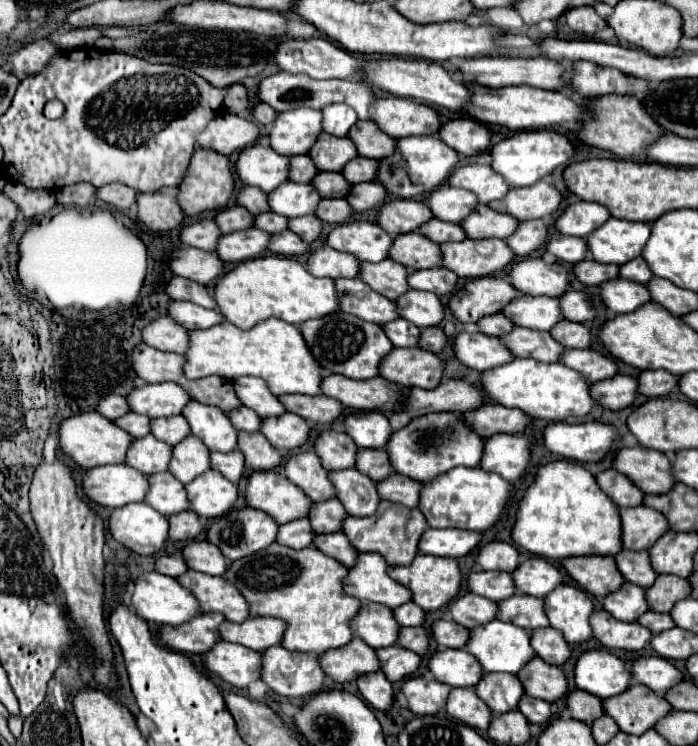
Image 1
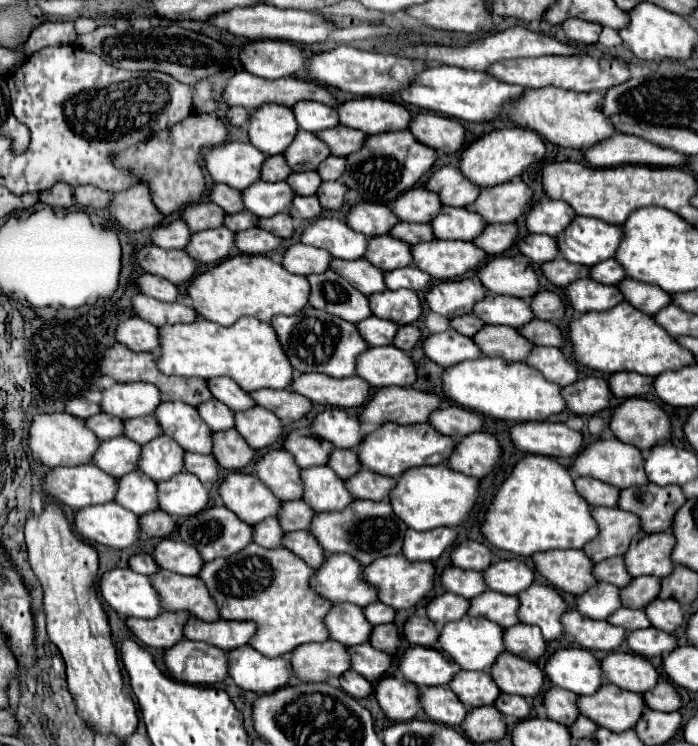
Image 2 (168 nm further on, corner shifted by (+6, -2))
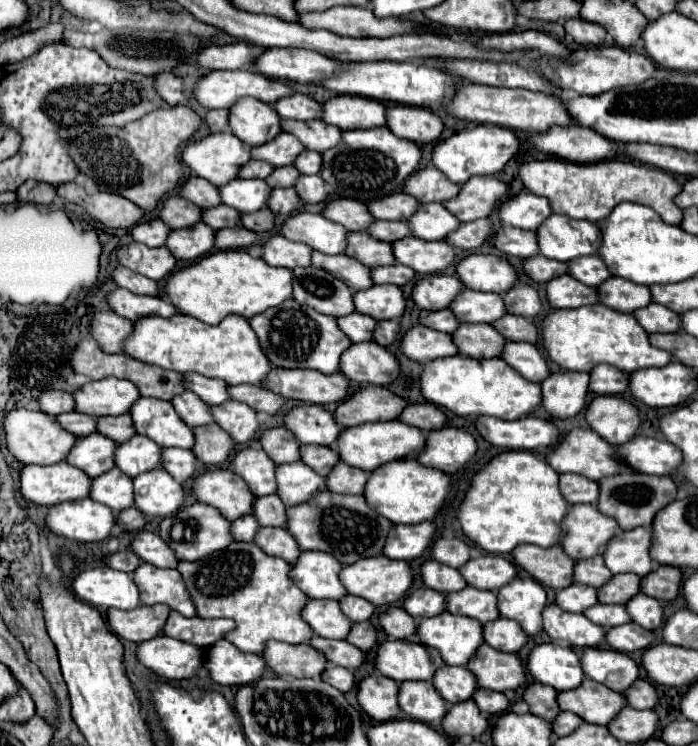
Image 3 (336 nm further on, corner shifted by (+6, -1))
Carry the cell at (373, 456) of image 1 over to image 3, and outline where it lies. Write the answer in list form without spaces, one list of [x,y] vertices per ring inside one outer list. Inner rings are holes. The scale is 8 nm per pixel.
[[[301,445],[301,461],[307,463],[313,471],[327,477],[327,473],[339,463],[339,453],[331,447],[309,447]]]

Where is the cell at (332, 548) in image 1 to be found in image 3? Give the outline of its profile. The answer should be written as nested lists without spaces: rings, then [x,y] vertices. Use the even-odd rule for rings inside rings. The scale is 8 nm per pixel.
[[[261,527],[255,543],[269,555],[283,557],[289,563],[295,563],[301,555],[299,543],[285,527]]]

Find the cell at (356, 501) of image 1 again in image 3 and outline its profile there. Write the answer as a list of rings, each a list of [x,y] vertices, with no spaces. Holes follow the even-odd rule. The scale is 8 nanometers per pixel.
[[[291,463],[291,465],[279,465],[277,467],[277,485],[281,499],[285,499],[285,505],[301,505],[317,497],[321,491],[327,491],[327,479],[315,473],[309,465]]]

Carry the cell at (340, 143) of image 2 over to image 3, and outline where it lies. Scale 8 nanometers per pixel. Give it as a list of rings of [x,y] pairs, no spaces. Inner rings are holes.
[[[321,119],[313,121],[281,121],[283,131],[289,131],[297,135],[297,139],[311,151],[327,151],[341,143],[341,129],[333,127],[329,123],[323,123]]]

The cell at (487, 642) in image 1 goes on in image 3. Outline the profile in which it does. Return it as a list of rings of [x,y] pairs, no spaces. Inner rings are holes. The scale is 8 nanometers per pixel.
[[[451,613],[421,619],[417,637],[425,647],[439,649],[445,665],[461,667],[465,667],[485,643],[483,625],[477,623],[477,619]]]

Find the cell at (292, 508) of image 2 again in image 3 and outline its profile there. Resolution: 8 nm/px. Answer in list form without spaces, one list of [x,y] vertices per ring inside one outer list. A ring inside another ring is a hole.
[[[279,495],[259,497],[253,505],[253,515],[261,527],[285,527],[287,525],[287,507]]]

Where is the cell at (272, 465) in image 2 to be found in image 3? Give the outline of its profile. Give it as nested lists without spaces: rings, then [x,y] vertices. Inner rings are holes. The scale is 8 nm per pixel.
[[[247,447],[243,451],[237,451],[237,455],[231,461],[231,467],[249,483],[257,497],[277,493],[277,465],[261,447]]]

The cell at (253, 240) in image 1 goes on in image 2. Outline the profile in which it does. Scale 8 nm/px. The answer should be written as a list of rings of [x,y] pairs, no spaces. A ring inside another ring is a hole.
[[[213,228],[205,232],[193,232],[193,240],[189,240],[189,256],[195,256],[199,264],[215,264],[225,260],[235,252],[233,232],[227,228]]]

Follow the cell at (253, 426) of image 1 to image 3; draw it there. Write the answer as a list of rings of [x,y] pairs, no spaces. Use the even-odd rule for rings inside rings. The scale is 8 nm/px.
[[[191,391],[177,395],[177,399],[173,399],[171,403],[173,403],[175,411],[181,415],[181,419],[185,419],[185,423],[189,423],[189,427],[201,427],[201,425],[213,423],[209,405],[205,401],[201,401],[201,397],[193,395]]]

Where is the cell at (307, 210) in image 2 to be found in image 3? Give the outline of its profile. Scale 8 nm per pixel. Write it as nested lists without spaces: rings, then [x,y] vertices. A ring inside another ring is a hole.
[[[273,189],[273,195],[269,197],[269,209],[279,215],[291,215],[303,205],[305,203],[297,197],[295,189]]]

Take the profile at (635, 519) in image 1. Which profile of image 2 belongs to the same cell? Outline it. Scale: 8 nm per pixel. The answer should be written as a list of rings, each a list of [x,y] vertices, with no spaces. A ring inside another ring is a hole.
[[[591,508],[593,520],[597,520],[597,536],[585,544],[583,552],[593,560],[601,562],[611,556],[623,556],[629,548],[631,538],[641,530],[639,518],[619,508]]]

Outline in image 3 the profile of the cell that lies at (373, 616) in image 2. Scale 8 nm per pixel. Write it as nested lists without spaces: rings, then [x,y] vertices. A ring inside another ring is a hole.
[[[347,595],[347,599],[339,601],[341,605],[341,611],[351,617],[351,621],[369,621],[375,613],[375,605],[361,599],[361,597],[355,597],[355,595]]]

